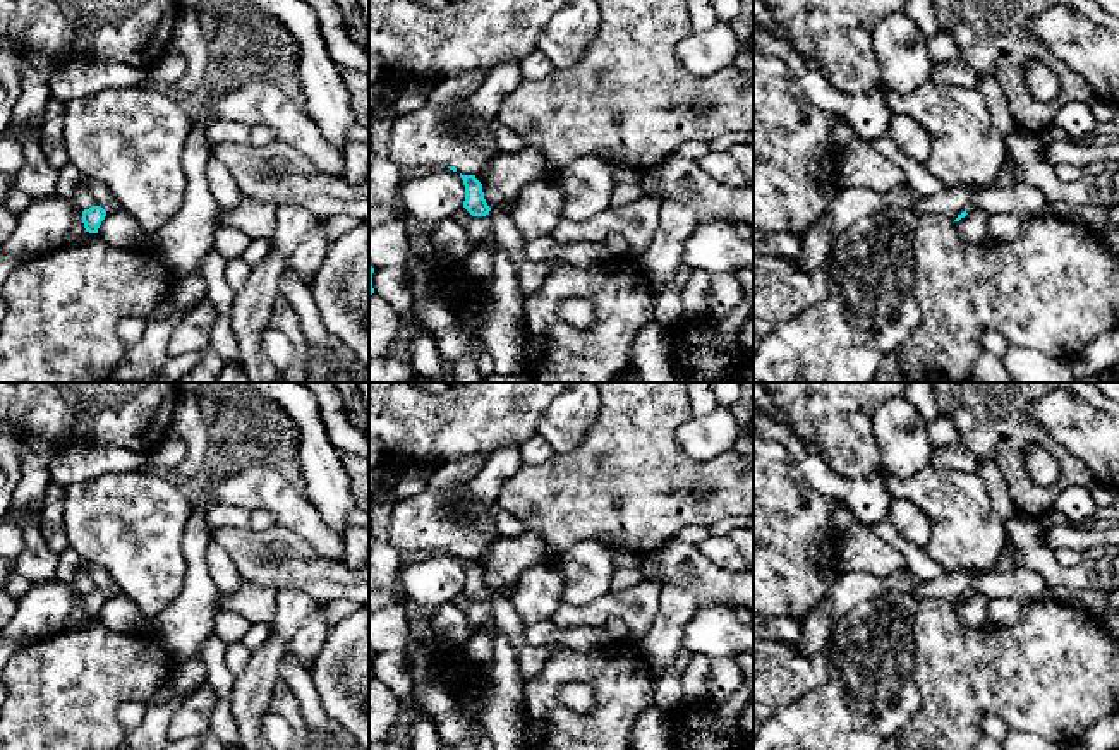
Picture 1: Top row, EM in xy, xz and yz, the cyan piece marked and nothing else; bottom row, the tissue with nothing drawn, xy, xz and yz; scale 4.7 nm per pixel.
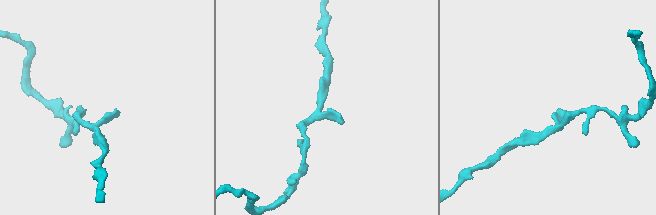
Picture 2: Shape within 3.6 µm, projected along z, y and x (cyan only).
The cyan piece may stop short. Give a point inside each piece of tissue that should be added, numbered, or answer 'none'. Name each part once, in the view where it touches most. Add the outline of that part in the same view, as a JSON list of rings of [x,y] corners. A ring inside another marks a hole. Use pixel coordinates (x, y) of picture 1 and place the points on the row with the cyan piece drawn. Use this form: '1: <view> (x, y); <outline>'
1: xz (531, 275); [[[491,209],[493,233],[496,242],[511,257],[517,268],[517,283],[523,297],[539,290],[549,273],[560,264],[568,263],[566,259],[547,259],[544,263],[532,263],[523,254],[523,239],[515,228],[508,215]],[[568,263],[570,264],[570,263]]]

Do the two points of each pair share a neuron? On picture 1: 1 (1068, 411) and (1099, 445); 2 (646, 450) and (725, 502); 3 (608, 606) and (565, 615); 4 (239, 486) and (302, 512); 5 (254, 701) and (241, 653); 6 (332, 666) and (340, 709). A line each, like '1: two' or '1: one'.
1: one
2: one
3: one
4: one
5: two
6: one

